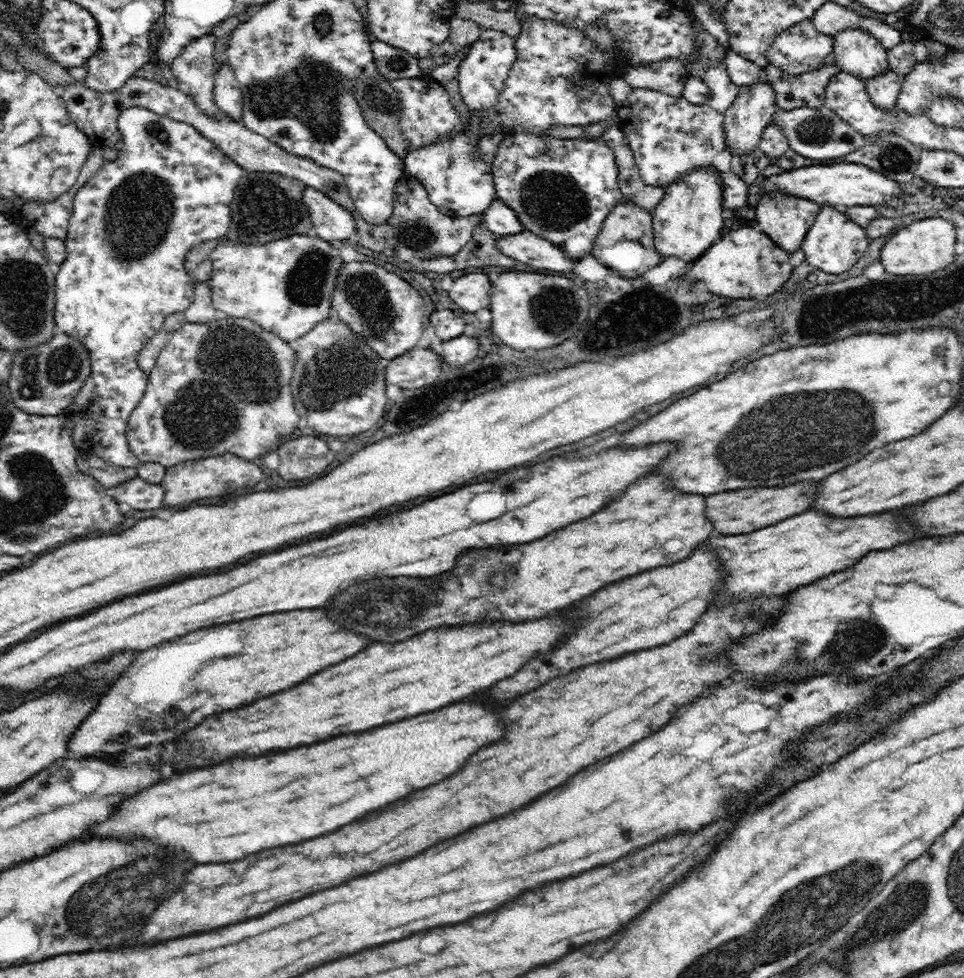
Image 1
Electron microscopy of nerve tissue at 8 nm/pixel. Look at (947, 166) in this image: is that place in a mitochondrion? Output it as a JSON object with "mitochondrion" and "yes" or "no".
{"mitochondrion":"yes"}

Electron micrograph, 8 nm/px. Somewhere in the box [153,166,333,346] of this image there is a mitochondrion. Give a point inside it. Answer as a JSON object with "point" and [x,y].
{"point":[266,207]}

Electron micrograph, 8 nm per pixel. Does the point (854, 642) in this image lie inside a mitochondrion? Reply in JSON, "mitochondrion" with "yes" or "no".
{"mitochondrion":"yes"}

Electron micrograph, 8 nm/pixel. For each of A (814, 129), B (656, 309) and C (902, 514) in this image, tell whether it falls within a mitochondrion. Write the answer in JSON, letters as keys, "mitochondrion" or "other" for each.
{"A":"mitochondrion","B":"mitochondrion","C":"other"}

